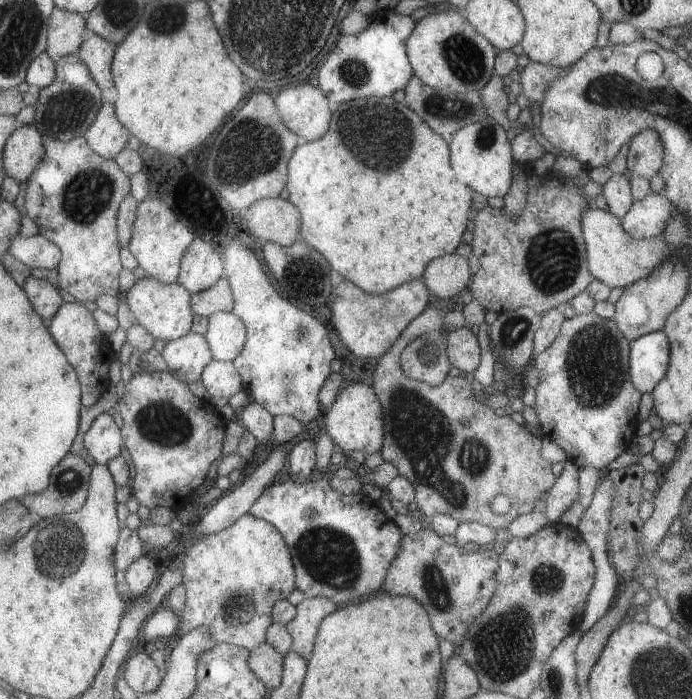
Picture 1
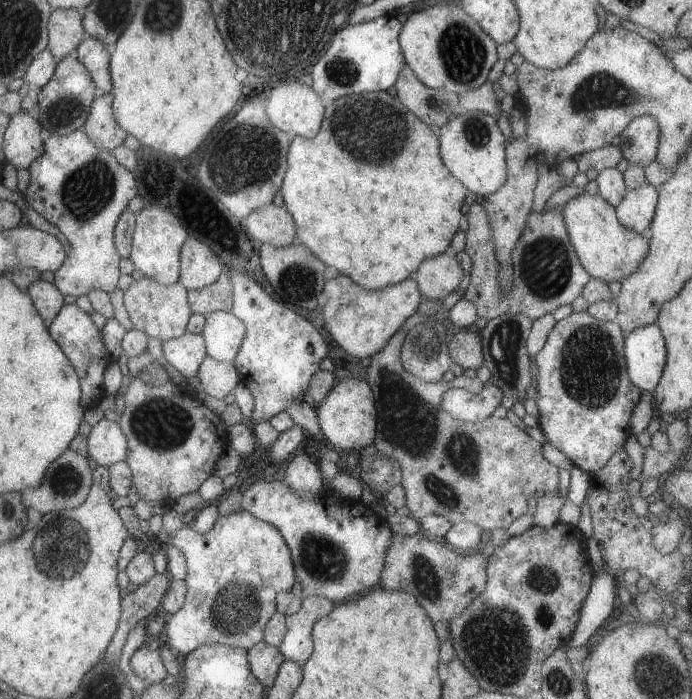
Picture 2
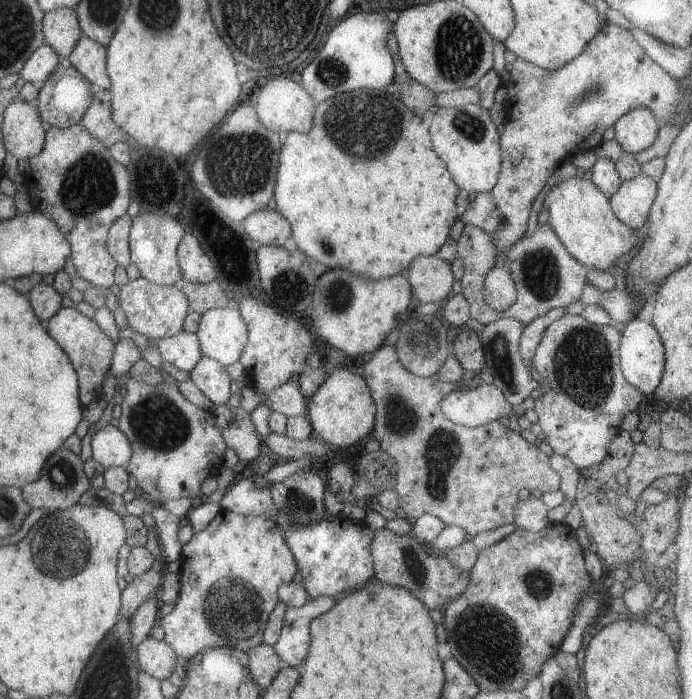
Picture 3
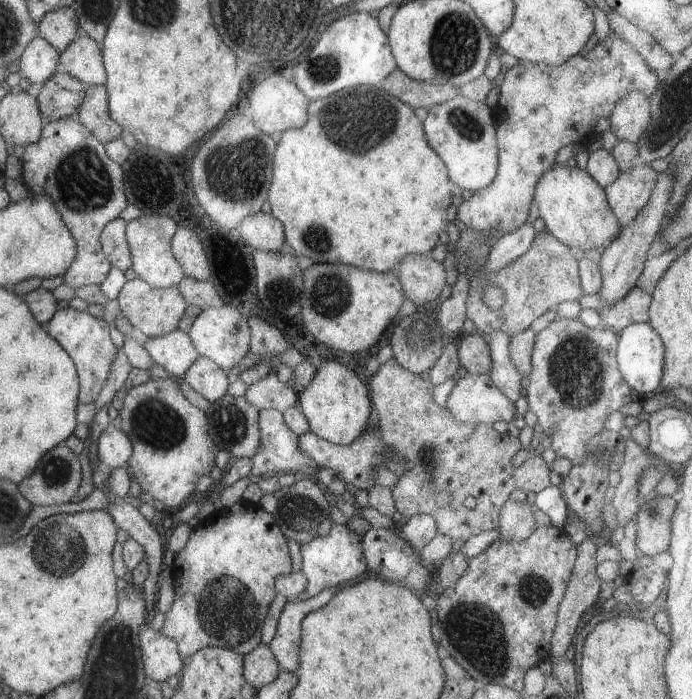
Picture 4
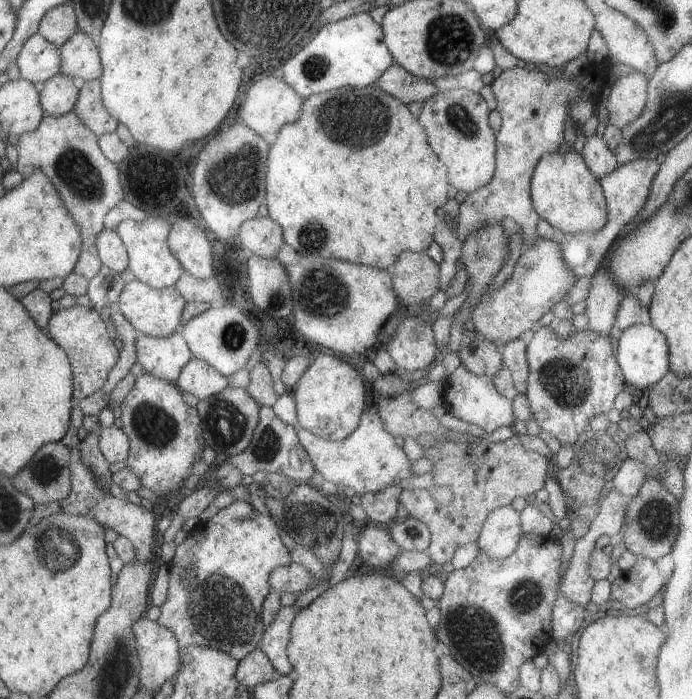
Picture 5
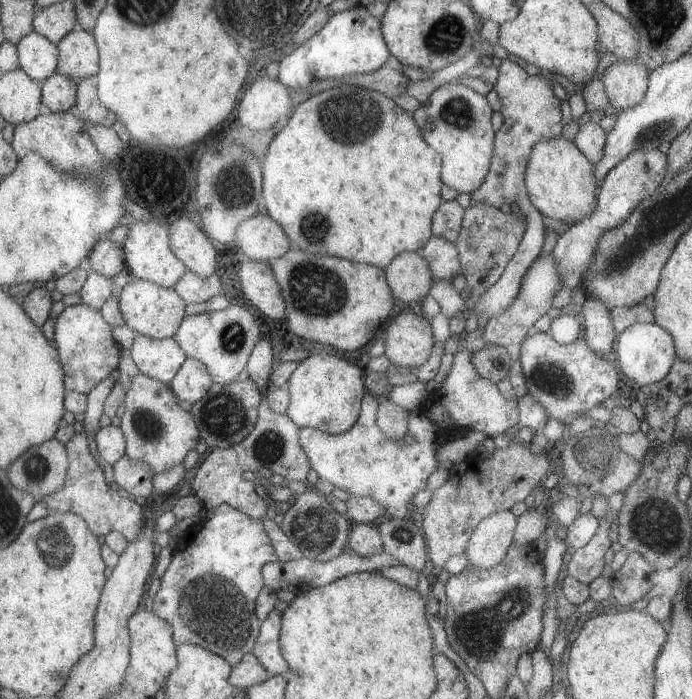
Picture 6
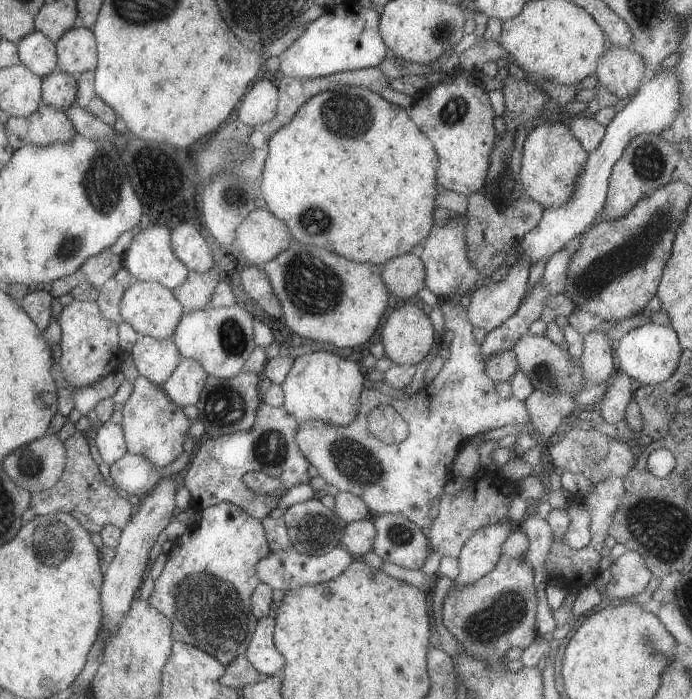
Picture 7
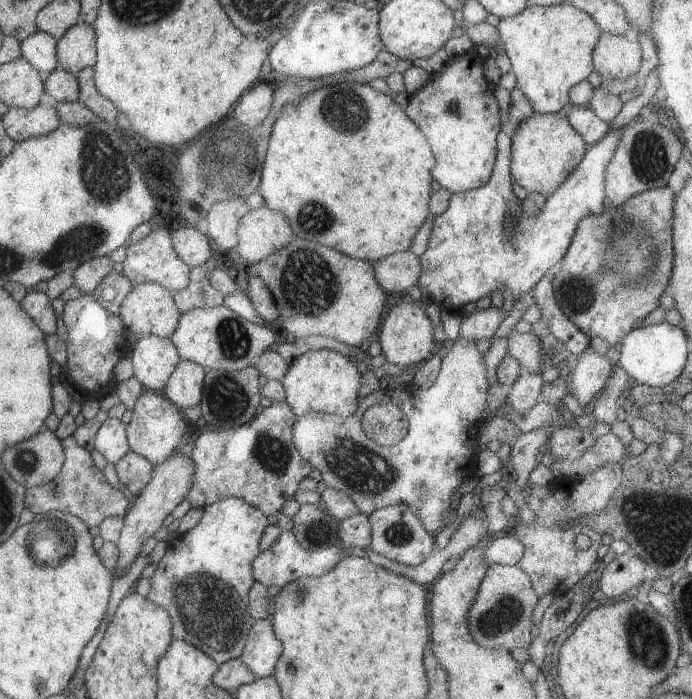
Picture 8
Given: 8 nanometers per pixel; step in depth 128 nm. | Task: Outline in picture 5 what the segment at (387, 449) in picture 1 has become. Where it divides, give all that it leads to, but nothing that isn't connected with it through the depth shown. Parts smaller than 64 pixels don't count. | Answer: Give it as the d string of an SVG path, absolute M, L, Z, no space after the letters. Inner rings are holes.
M412 387L409 391L404 391L403 394L394 396L394 398L384 398L384 396L377 393L372 395L371 398L376 405L376 409L379 411L384 429L394 438L402 437L405 439L406 437L412 437L416 440L420 434L428 432L432 432L436 437L439 437L440 434L450 436L448 442L434 444L432 448L424 447L424 457L433 463L431 473L434 474L434 485L452 488L456 504L454 504L454 506L448 506L448 508L446 508L446 506L438 506L436 500L430 496L430 492L427 492L426 489L416 489L412 491L408 489L402 490L399 497L399 501L410 513L410 516L420 520L429 529L431 542L427 549L427 554L430 556L430 559L433 563L444 565L452 561L458 548L476 542L490 512L502 506L512 505L515 498L526 498L544 489L546 478L551 475L554 470L553 460L552 457L545 457L538 452L524 450L524 446L517 433L505 442L500 441L496 443L492 440L493 434L484 434L482 438L478 438L471 434L456 433L441 426L430 410L419 408L416 404L411 402L411 392L414 389L415 388Z

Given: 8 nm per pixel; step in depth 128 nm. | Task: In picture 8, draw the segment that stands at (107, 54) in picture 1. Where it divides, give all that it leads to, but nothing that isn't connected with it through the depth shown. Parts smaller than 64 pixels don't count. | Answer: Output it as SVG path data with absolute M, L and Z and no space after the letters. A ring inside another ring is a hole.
M80 21L71 26L66 34L57 40L57 59L58 68L75 75L85 68L93 67L97 61L93 25Z

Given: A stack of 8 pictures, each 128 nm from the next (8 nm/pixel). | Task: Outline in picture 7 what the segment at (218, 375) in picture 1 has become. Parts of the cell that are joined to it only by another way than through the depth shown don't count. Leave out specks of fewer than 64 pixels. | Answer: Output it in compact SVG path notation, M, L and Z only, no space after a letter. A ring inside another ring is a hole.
M183 359L162 387L176 405L184 408L198 402L208 375L196 360Z

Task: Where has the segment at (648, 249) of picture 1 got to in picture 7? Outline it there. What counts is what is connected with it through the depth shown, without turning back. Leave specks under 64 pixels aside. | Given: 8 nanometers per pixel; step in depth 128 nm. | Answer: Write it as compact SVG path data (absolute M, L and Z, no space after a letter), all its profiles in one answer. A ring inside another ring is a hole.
M554 122L554 124L541 124L535 126L526 136L524 142L520 178L523 189L525 190L526 197L530 197L534 202L538 202L542 208L558 208L562 204L566 204L570 200L570 196L574 194L574 186L578 176L588 164L588 153L578 139L572 134L571 128L563 124L563 122Z

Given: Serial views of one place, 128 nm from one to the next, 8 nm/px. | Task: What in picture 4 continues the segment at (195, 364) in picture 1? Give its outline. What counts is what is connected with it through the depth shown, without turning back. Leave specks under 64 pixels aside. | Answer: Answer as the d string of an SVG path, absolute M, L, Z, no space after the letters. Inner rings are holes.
M181 329L164 337L146 338L143 349L155 364L162 366L172 379L179 381L199 358L192 340Z

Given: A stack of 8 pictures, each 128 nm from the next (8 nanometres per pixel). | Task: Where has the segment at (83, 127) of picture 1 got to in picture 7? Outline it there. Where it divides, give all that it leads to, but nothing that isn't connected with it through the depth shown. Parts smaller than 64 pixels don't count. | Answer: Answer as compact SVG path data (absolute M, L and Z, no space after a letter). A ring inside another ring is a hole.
M55 70L43 78L42 102L48 106L66 110L76 104L77 94L77 79L71 74Z

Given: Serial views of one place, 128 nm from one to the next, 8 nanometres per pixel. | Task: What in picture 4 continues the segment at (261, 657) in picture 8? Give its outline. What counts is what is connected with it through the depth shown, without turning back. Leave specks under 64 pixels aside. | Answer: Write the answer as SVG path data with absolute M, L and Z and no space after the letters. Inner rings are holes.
M342 585L328 587L320 594L302 602L288 602L281 613L270 651L283 671L300 673L301 623L313 611L319 610L340 592Z

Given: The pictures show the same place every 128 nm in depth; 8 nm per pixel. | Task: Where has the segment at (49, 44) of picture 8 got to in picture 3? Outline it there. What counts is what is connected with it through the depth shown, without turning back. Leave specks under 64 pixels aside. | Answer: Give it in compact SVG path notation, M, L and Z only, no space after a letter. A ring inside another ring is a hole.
M45 43L28 58L19 75L22 80L39 87L55 72L61 61L62 58Z

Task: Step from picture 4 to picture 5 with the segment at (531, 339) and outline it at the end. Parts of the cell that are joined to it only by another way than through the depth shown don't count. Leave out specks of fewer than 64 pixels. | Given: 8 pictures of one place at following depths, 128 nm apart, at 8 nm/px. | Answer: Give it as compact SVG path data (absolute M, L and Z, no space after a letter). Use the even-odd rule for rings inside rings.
M520 340L511 341L501 345L503 364L510 370L516 391L521 394L527 392L529 378L529 365L527 362L527 346Z

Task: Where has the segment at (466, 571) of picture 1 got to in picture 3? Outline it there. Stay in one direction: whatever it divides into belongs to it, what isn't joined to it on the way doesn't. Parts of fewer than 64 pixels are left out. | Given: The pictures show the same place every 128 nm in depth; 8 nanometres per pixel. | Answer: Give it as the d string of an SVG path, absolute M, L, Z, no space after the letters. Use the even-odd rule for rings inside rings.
M386 528L376 530L370 549L374 575L380 583L406 588L428 610L444 610L445 605L459 598L469 584L470 573L460 574L444 554L432 551L411 535L398 535Z

